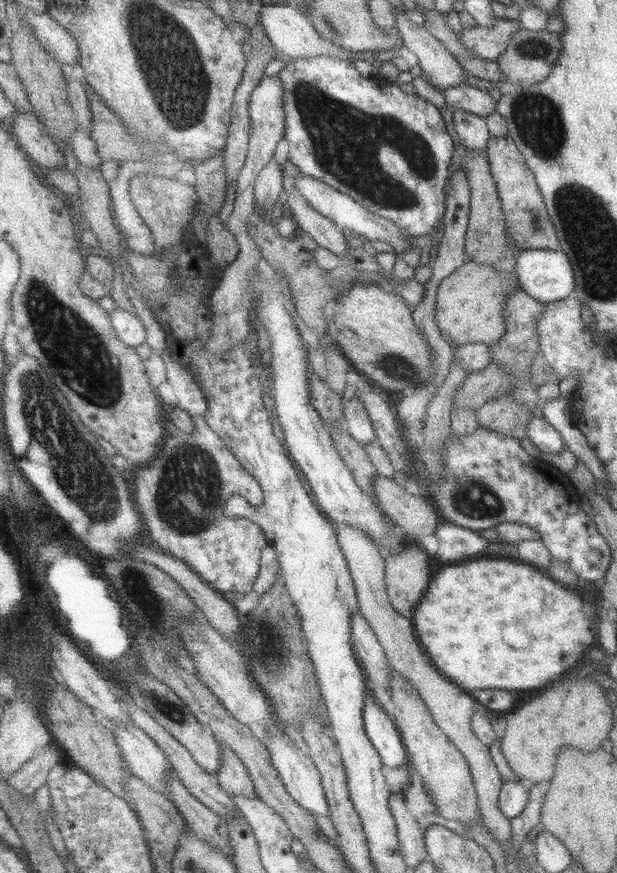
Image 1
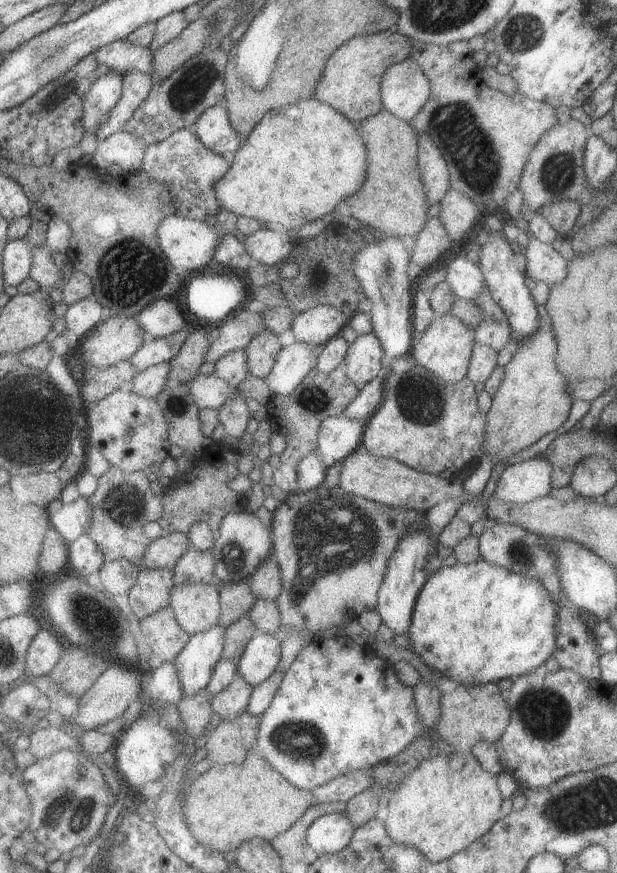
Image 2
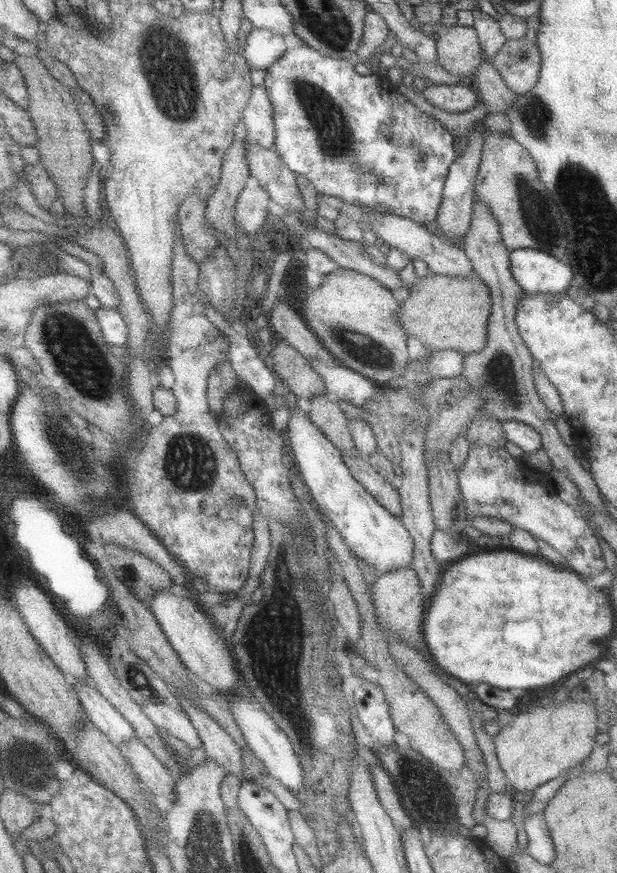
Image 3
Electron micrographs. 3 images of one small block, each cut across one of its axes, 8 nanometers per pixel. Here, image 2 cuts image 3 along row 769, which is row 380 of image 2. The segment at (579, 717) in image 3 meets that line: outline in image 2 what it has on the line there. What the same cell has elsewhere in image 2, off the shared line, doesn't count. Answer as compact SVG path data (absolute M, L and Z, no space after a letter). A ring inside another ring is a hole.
M539 305L538 312L543 316L543 328L539 328L539 332L535 332L534 335L527 336L526 339L520 342L518 345L518 349L514 354L513 358L506 364L505 366L505 377L499 390L499 393L494 397L494 404L491 407L491 410L488 414L488 434L486 435L486 455L496 455L500 458L500 462L506 462L509 458L518 455L521 453L521 450L530 447L532 444L535 444L537 441L541 440L543 436L547 436L547 434L552 431L561 428L567 420L569 420L569 414L571 414L571 408L573 408L573 395L570 391L570 386L568 385L571 380L566 377L565 374L562 374L558 370L558 364L556 363L558 357L558 341L555 337L555 332L553 332L553 318L551 318L551 314L547 312L546 305Z

